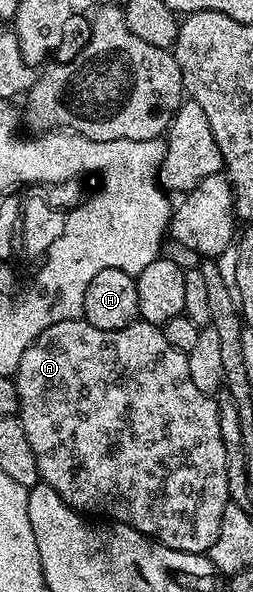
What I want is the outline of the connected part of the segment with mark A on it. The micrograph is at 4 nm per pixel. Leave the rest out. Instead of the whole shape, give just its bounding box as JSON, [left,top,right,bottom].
[16,319,231,554]

